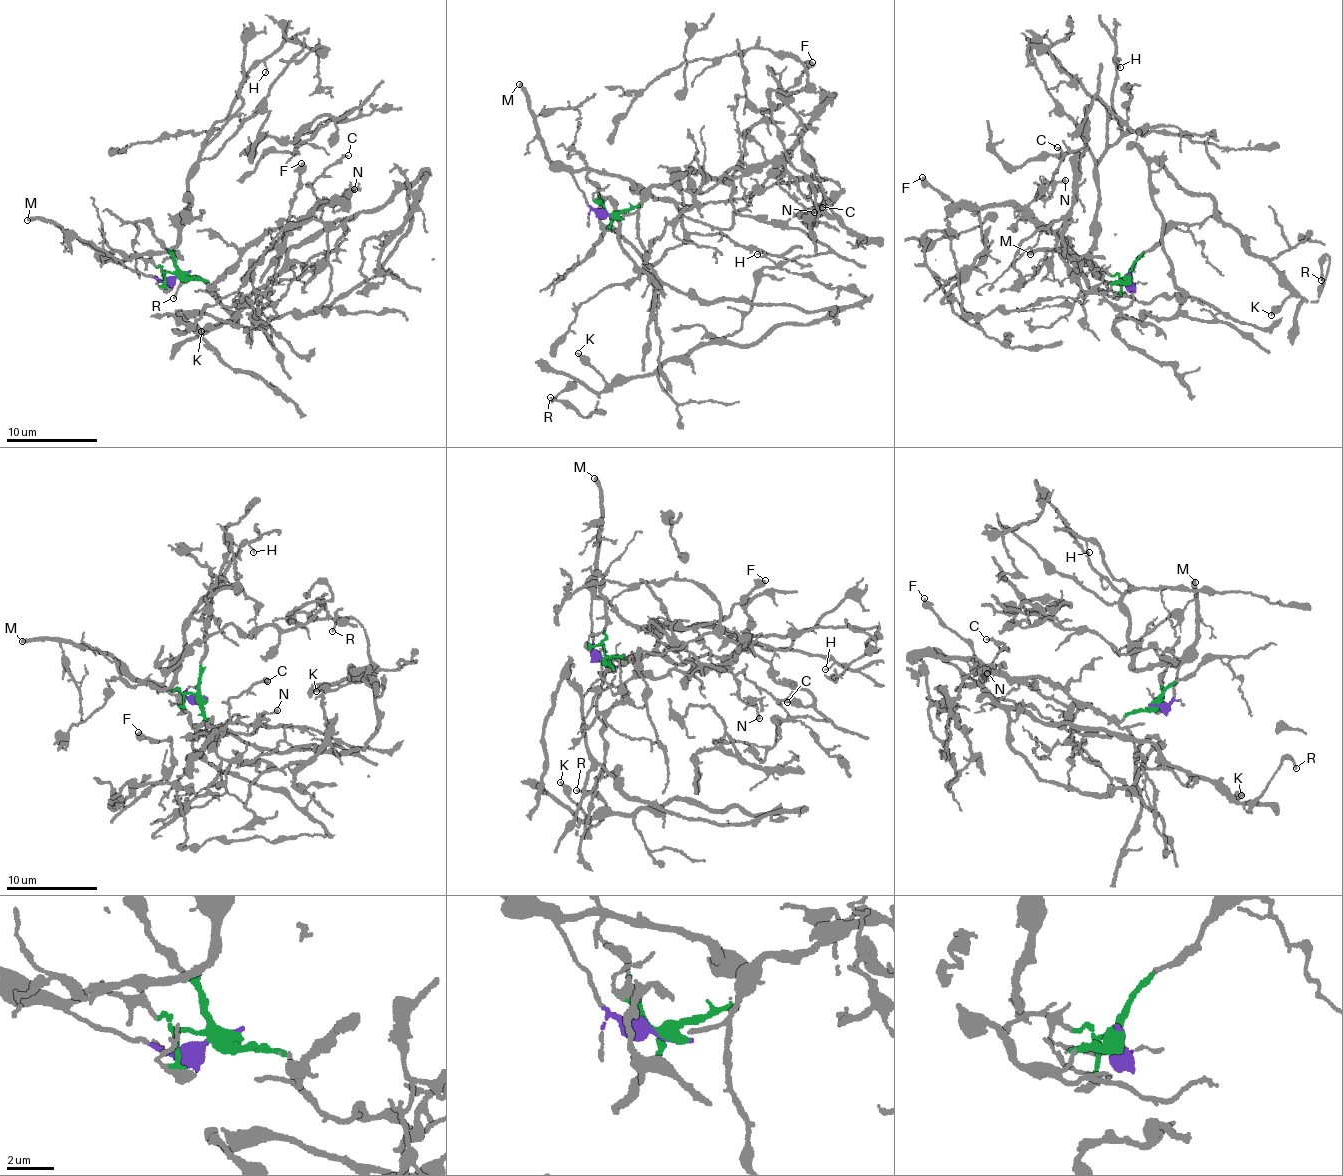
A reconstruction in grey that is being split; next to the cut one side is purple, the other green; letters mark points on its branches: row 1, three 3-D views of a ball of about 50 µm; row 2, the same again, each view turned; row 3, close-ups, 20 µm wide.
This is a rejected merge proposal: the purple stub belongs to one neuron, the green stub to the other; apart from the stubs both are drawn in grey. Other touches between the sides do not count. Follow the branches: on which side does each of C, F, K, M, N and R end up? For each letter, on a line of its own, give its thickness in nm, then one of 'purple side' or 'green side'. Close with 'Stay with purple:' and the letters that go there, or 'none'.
C: 160 nm | green side
F: 480 nm | green side
K: 320 nm | green side
M: 340 nm | purple side
N: 180 nm | green side
R: 160 nm | green side
Stay with purple: M

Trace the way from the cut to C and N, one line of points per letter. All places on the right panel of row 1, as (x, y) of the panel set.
C: (1129, 277), (1093, 289), (1065, 261), (1062, 240), (1034, 222), (1030, 202), (1047, 182), (1063, 154), (1057, 148)
N: (1129, 277), (1093, 289), (1065, 261), (1062, 240), (1034, 222), (1031, 202), (1049, 197), (1055, 182), (1065, 179)

